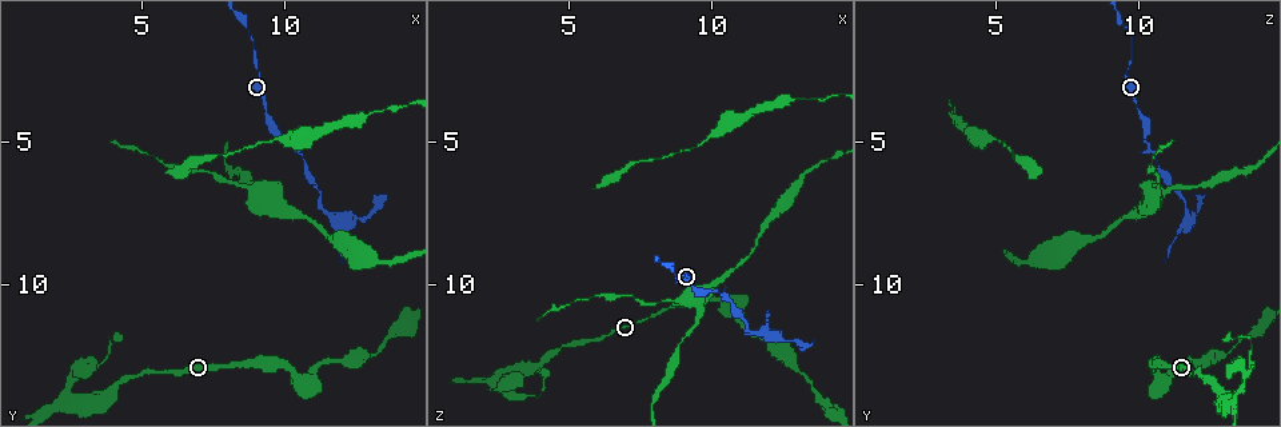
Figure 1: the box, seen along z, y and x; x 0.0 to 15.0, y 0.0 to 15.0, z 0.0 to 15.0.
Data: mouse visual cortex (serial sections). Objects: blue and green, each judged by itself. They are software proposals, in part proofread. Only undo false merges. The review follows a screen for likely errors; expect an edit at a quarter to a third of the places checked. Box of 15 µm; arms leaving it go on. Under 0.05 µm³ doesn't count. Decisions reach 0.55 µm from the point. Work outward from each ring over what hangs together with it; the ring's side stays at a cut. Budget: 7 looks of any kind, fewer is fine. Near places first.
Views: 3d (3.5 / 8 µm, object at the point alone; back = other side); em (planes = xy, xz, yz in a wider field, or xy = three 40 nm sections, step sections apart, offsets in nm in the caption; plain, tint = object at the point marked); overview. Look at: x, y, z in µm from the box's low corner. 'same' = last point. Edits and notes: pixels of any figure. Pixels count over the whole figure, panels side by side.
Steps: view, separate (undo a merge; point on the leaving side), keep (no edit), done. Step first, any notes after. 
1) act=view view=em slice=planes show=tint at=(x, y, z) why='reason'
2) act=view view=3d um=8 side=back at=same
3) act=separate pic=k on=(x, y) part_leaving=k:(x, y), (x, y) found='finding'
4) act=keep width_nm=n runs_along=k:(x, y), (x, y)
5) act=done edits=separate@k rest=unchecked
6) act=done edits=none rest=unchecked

act=view view=3d um=3.5 at=(10.5, 13.3, 10.9) why='branch point'

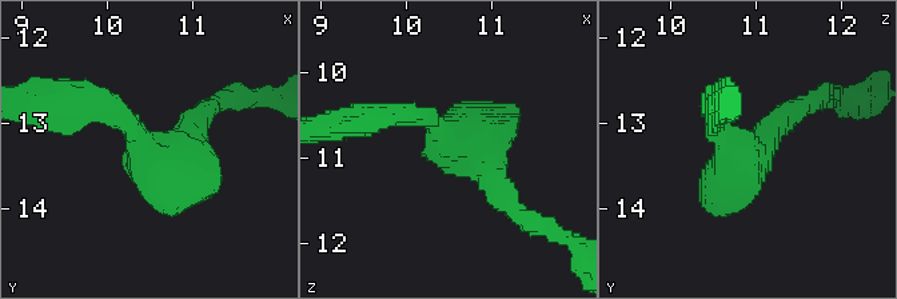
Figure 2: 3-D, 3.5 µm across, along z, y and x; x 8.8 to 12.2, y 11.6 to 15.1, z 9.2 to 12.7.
act=keep runs_along=2:(406, 115), (475, 152), (509, 200) found='one cell here'

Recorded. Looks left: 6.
act=view view=3d um=3.5 at=(9.4, 3.9, 9.9) why='narrows sharply'

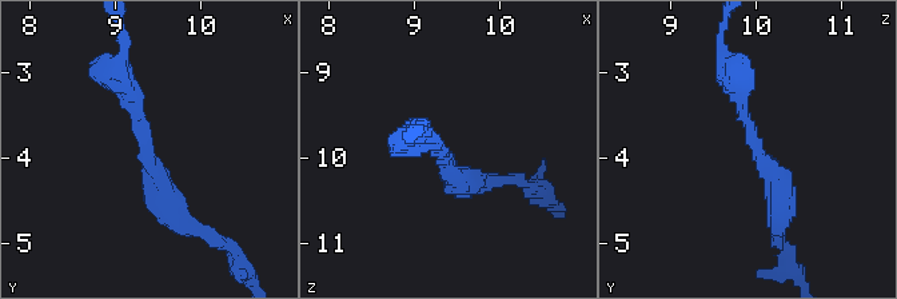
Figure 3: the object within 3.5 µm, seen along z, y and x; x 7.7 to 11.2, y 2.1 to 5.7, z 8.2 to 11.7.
act=view view=em slice=xy step=1 show=tint at=(9.35, 4.00, 10.05) arm_widths_nm=250,350 why='need the tissue'

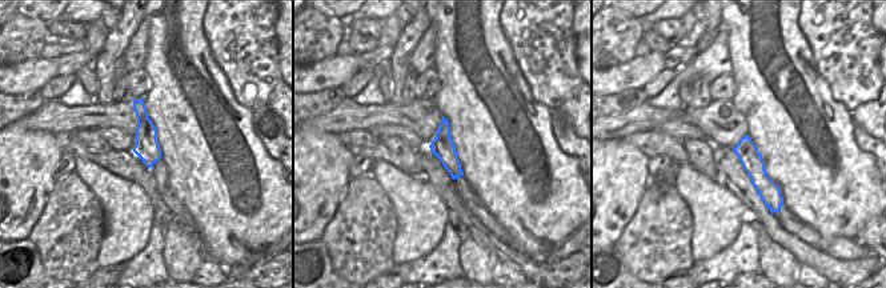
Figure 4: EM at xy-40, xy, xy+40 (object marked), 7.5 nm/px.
act=keep runs_along=4:(745, 139), (745, 150), (776, 208) found='continuous, no second cell'

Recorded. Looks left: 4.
act=view view=3d um=3.5 at=(12.7, 7.6, 12.0) why='a narrow waist'

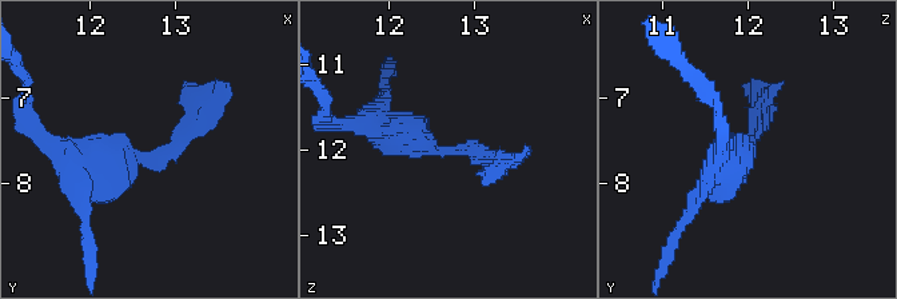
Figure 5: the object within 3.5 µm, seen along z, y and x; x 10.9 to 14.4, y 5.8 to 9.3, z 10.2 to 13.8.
act=view view=em slice=xy step=2 show=tint at=(12.70, 7.65, 12.05) why='now the EM'

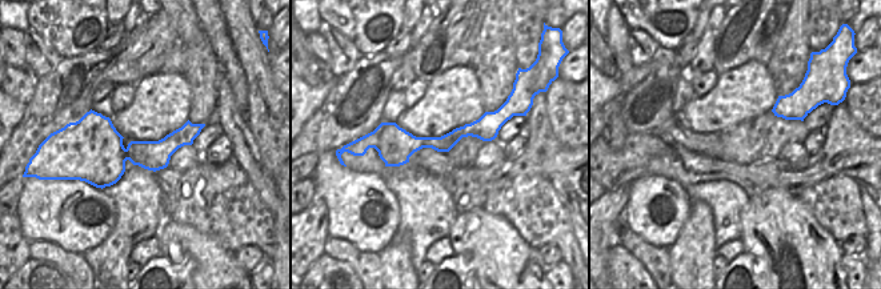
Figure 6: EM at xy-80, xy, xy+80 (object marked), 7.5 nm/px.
act=separate pic=5 on=(757, 126) part_leaving=5:(140, 154), (178, 150), (202, 122), (186, 84) found='a second cell is stuck on'

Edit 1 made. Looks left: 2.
act=done edits=separate@5 rest=unchecked

